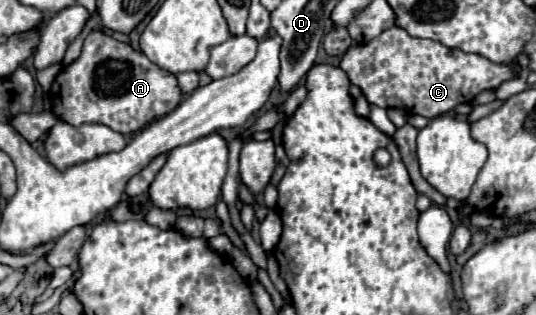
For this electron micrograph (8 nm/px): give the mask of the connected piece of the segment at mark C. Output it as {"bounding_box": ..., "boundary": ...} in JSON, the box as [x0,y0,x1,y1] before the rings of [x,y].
{"bounding_box":[340,27,518,119],"boundary":[[[400,27],[386,29],[366,45],[350,47],[340,67],[372,105],[382,109],[398,107],[408,115],[422,115],[426,119],[450,113],[458,105],[470,103],[480,91],[496,89],[502,81],[518,77],[508,65],[496,65],[486,57],[444,47],[432,39],[412,37]]]}

